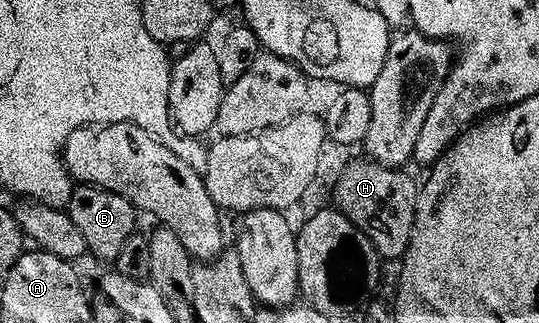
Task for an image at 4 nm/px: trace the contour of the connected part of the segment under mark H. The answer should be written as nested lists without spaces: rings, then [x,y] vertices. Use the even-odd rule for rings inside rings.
[[[352,163],[336,183],[335,206],[376,246],[381,260],[403,260],[414,233],[420,187],[403,170],[383,167],[381,163]]]

